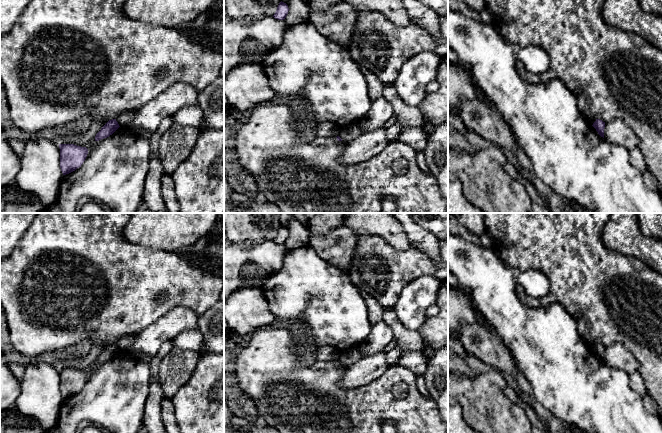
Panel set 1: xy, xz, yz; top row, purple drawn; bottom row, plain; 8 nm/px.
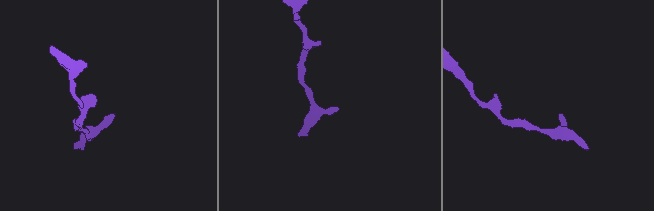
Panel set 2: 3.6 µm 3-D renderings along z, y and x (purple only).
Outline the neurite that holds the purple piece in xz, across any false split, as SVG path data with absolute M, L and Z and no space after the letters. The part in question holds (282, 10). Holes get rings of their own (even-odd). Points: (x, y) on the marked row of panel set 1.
M281 1L273 17L278 20L284 20L288 14L288 11L289 11L288 5Z

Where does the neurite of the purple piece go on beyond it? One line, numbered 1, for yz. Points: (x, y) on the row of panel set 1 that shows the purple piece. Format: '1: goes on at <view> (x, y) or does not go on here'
1: does not go on here

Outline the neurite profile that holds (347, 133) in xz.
M354 122L348 126L341 127L338 136L343 141L350 141L350 140L360 136L361 134L363 134L363 131L360 127L359 122Z

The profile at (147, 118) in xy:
M178 82L172 84L155 99L139 107L133 119L125 128L138 135L139 131L155 133L160 122L167 116L173 116L185 106L198 104L198 92L189 84Z

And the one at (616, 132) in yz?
M619 119L605 123L604 139L608 143L624 147L628 151L637 148L639 145L636 134Z

